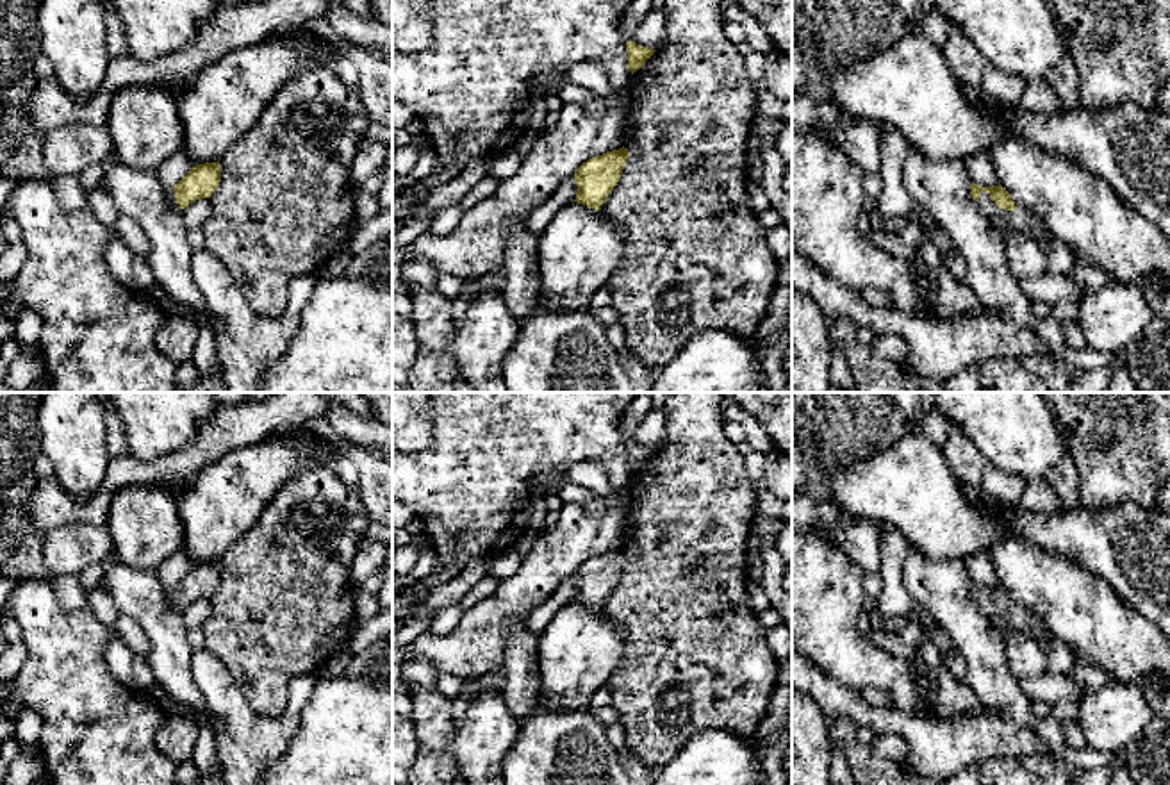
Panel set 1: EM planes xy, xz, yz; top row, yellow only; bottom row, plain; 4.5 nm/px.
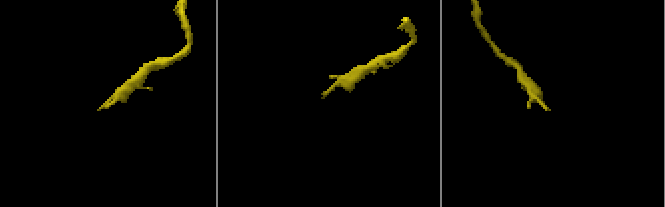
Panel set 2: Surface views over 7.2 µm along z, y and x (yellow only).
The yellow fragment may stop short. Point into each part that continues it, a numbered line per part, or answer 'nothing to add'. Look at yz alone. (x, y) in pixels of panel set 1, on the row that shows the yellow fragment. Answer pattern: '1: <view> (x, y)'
1: yz (1019, 223)

